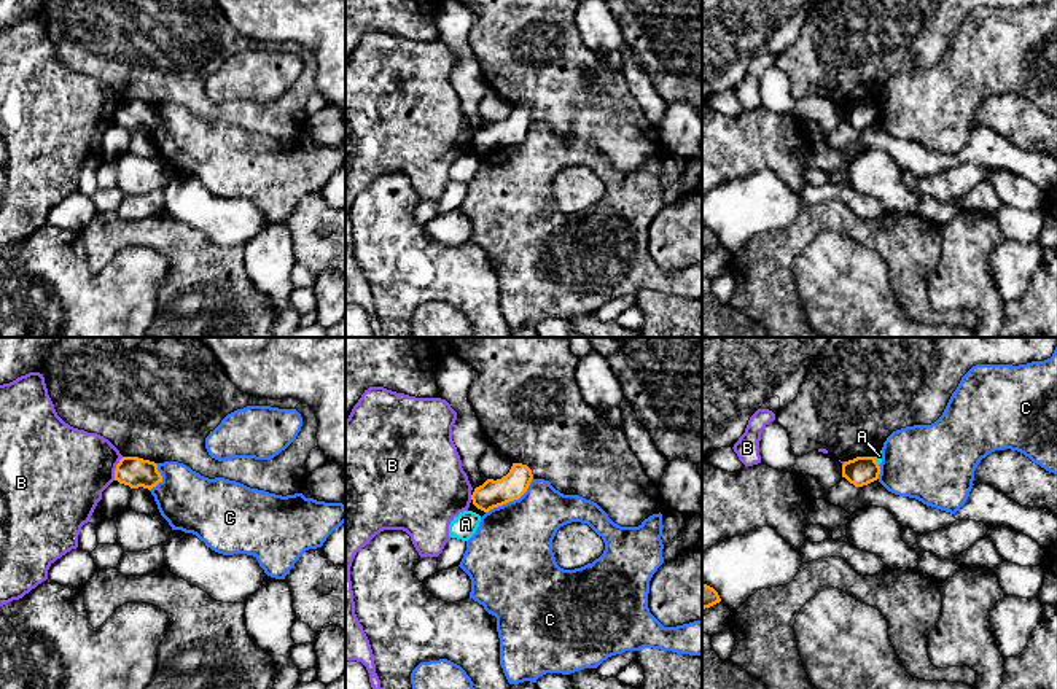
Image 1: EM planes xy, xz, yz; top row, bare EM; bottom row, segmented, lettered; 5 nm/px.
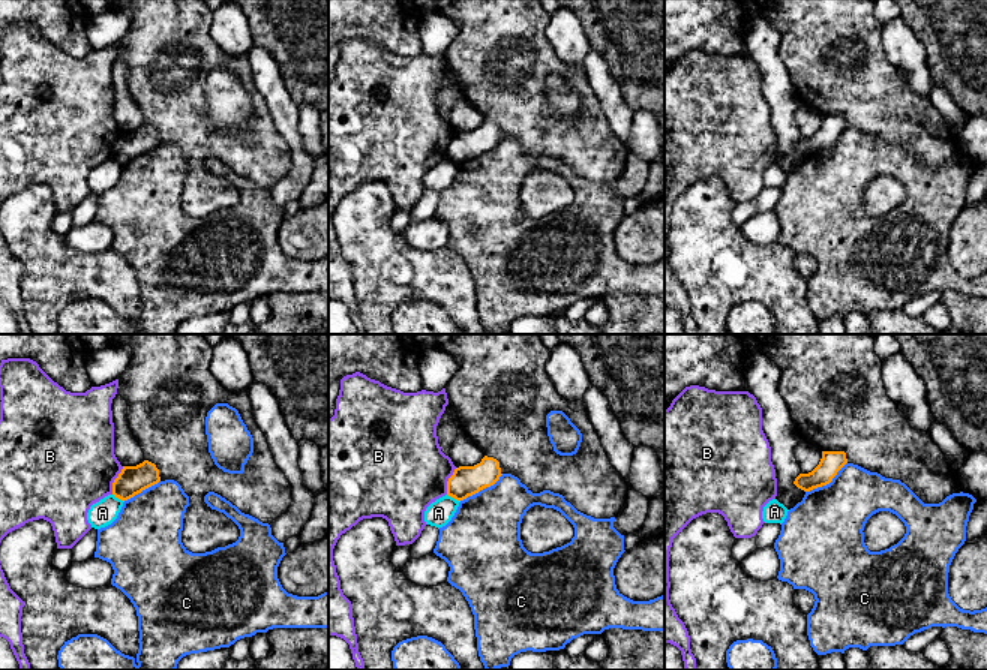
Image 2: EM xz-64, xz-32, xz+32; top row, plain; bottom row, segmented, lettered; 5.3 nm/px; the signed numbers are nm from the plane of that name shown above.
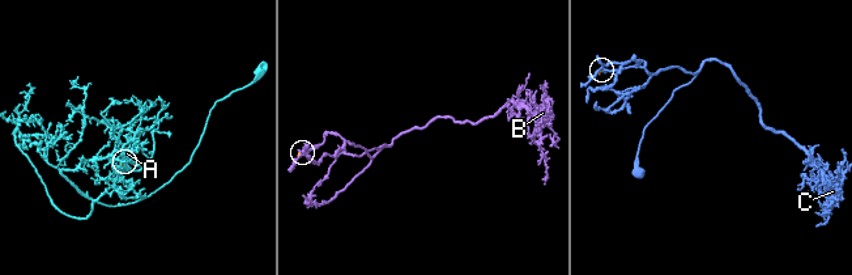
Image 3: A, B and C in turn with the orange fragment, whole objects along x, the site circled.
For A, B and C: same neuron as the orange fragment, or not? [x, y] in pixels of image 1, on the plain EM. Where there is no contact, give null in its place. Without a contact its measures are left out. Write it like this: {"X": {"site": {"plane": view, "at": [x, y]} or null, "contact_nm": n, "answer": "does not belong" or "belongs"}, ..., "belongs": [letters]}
{"A": {"site": {"plane": "yz", "at": [874, 104]}, "contact_nm": 50, "answer": "does not belong"}, "B": {"site": {"plane": "xy", "at": [117, 112]}, "contact_nm": 130, "answer": "does not belong"}, "C": {"site": {"plane": "xz", "at": [511, 144]}, "contact_nm": 300, "answer": "does not belong"}, "belongs": []}

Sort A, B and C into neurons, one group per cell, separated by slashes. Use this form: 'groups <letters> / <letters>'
groups A / B / C

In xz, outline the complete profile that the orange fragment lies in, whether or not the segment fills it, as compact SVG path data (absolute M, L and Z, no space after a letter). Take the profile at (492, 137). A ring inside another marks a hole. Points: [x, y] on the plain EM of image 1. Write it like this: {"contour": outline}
{"contour": "M513 107L506 119L497 124L487 123L474 132L471 138L473 148L489 156L493 151L519 143L527 135L532 123L532 113L527 108Z"}

